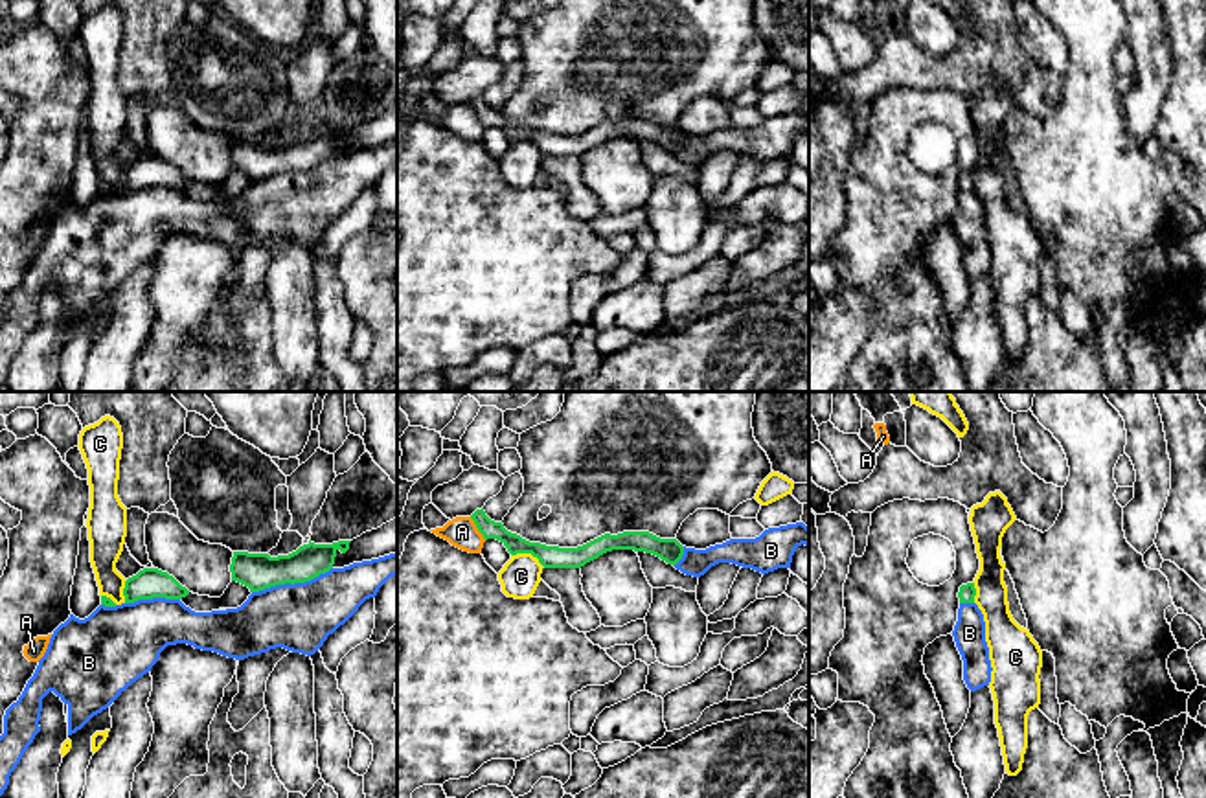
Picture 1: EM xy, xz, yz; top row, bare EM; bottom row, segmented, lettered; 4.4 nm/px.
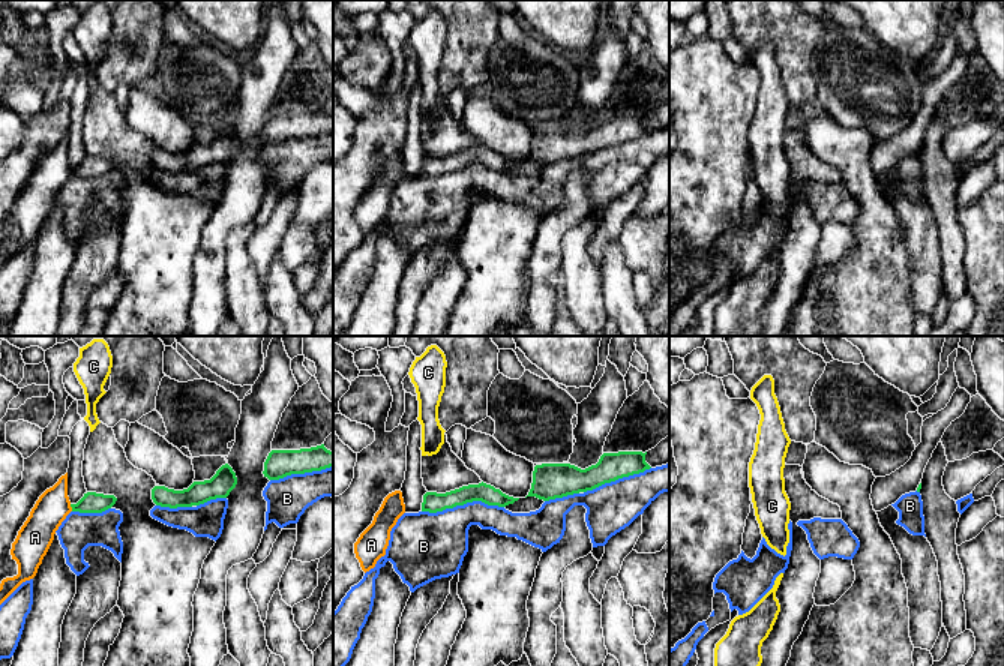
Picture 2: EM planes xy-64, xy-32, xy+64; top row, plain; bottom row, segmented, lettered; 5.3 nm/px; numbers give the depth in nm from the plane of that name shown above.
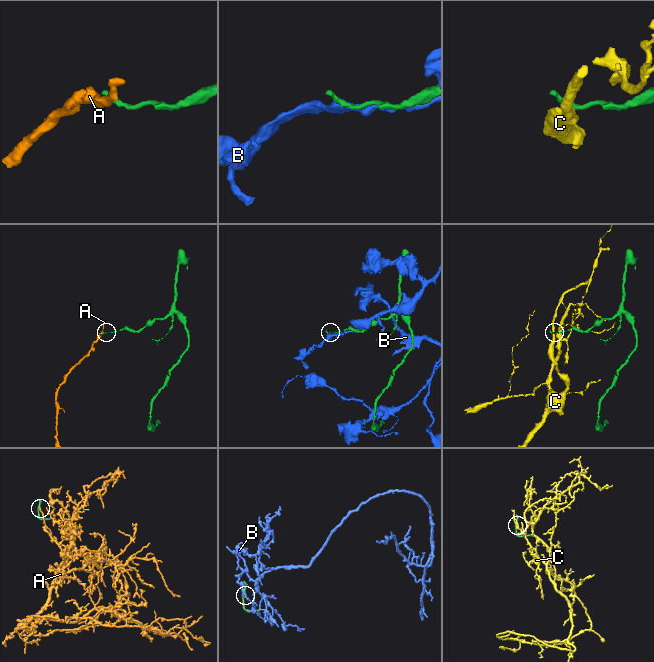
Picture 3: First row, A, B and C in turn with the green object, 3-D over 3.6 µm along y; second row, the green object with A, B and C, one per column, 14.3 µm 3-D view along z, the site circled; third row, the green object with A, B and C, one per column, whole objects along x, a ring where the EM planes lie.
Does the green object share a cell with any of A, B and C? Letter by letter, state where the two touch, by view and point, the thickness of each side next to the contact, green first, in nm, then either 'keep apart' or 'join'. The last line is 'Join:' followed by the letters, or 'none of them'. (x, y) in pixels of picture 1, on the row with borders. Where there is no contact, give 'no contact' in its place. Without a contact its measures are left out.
A: contact xz (477, 526); calibres 80 and 140 nm; keep apart
B: contact xy (291, 583); calibres 160 and 300 nm; keep apart
C: contact xz (528, 552); calibres 100 and 170 nm; keep apart
Join: none of them

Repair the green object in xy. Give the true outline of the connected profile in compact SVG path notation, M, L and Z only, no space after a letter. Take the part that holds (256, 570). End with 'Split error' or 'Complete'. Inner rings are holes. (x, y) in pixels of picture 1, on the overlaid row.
M351 541L333 544L307 542L289 555L233 552L230 572L237 581L259 592L285 583L305 583L333 568L336 552L346 553Z. Complete

